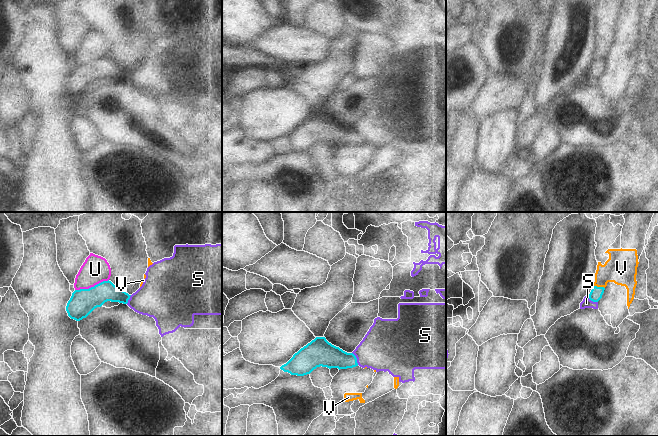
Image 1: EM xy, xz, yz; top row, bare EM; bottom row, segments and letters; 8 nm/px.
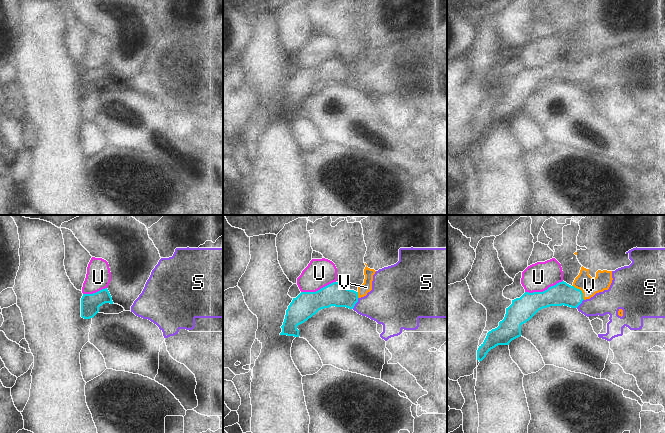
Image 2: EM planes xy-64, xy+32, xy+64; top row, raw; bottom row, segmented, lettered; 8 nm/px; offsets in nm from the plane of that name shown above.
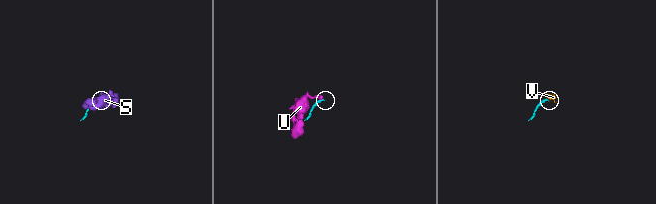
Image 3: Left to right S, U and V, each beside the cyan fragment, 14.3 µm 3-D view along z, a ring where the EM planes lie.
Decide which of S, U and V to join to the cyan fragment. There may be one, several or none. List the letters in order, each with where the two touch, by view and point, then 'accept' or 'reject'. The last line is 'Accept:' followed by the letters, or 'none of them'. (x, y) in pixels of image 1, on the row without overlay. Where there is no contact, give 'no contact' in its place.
S: xz (356, 134) | reject
U: xy (91, 63) | reject
V: yz (599, 63) | accept
Accept: V

